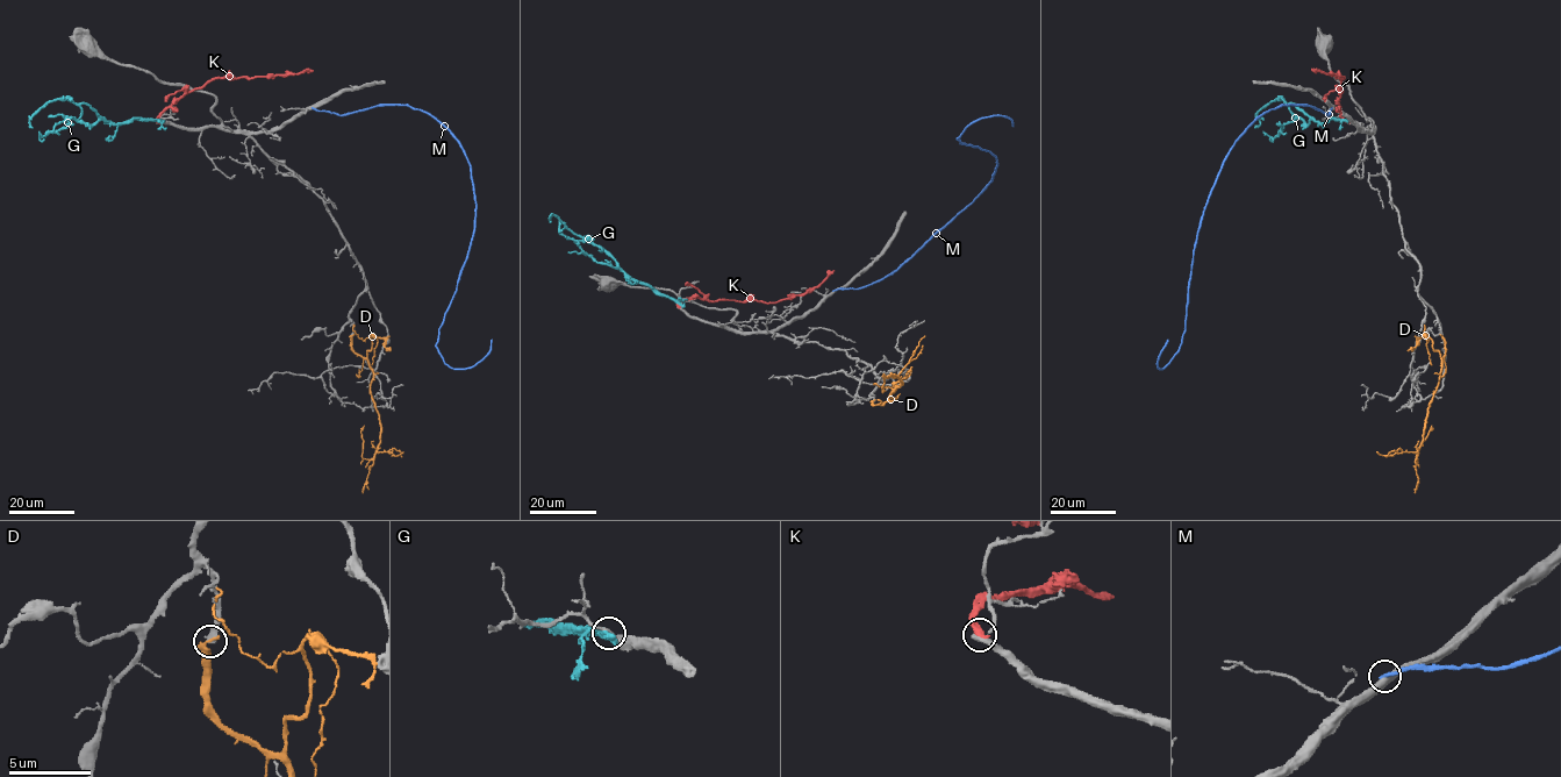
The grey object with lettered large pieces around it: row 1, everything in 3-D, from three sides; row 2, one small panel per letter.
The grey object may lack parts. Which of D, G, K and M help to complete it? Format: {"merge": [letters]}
{"merge": []}

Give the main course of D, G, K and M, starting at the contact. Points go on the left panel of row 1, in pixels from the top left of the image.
D: (352, 335), (351, 348), (373, 372), (370, 393), (379, 414), (380, 441), (370, 460), (362, 457), (364, 426)
G: (160, 120), (111, 123), (87, 105), (54, 99), (31, 116), (31, 127)
K: (158, 122), (157, 119), (174, 102), (217, 78), (255, 78), (313, 70)
M: (313, 107), (345, 115), (408, 105), (459, 143), (474, 226), (436, 348), (465, 369), (492, 340)

